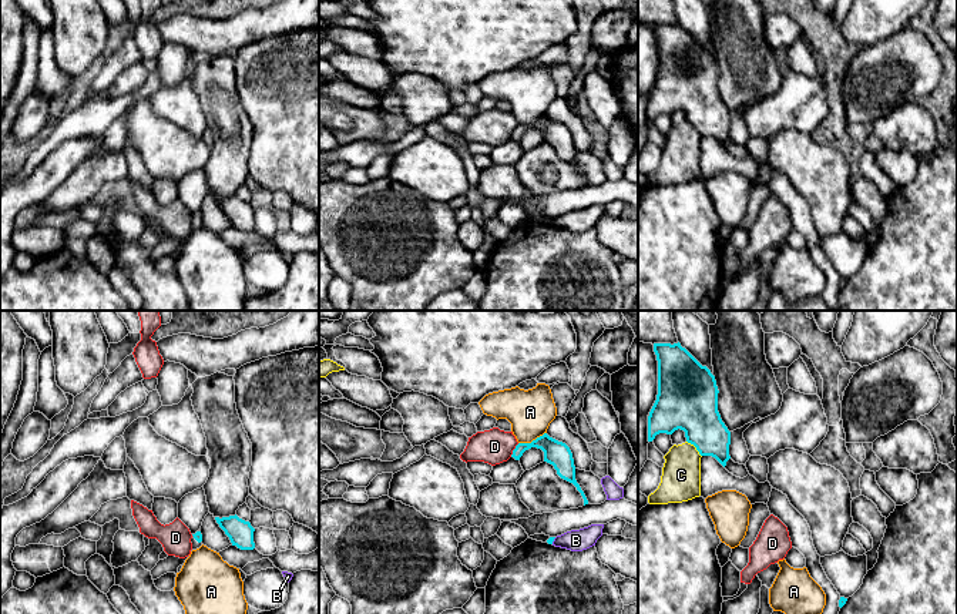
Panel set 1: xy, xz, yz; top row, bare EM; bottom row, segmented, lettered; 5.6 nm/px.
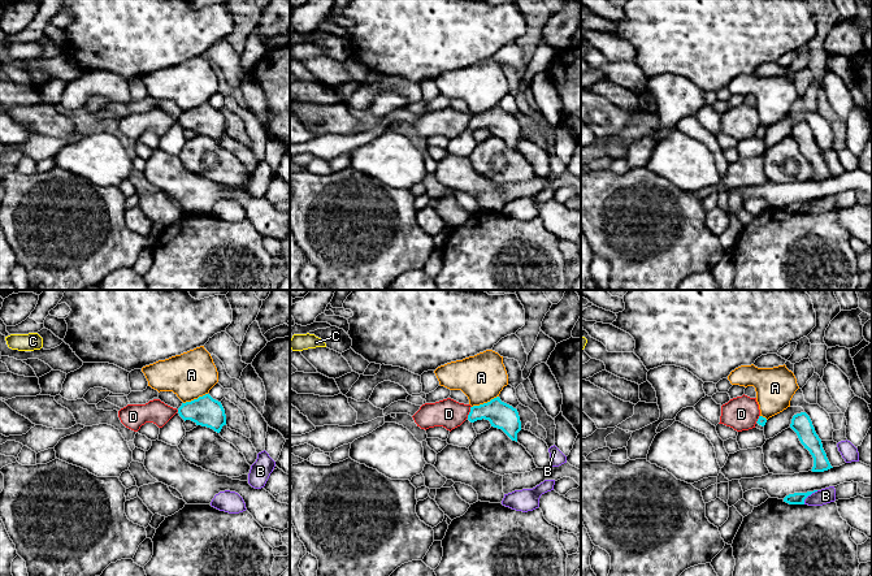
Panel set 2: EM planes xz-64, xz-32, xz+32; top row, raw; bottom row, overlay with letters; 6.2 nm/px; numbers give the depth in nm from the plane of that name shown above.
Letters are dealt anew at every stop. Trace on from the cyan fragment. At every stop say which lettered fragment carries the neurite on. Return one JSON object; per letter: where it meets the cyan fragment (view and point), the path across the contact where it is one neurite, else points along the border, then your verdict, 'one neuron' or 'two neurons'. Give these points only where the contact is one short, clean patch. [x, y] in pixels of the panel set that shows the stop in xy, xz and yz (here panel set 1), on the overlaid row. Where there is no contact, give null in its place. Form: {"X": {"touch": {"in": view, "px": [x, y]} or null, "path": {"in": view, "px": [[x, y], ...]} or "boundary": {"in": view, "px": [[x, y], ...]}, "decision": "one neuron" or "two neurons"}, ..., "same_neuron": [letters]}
{"A": {"touch": {"in": "xz", "px": [533, 440]}, "decision": "two neurons"}, "B": {"touch": {"in": "xz", "px": [553, 540]}, "boundary": {"in": "xz", "px": [[556, 537], [551, 543]]}, "decision": "two neurons"}, "C": {"touch": {"in": "yz", "px": [695, 446]}, "boundary": {"in": "yz", "px": [[687, 440], [701, 456]]}, "decision": "two neurons"}, "D": {"touch": {"in": "xz", "px": [513, 450]}, "boundary": {"in": "xz", "px": [[519, 443], [510, 456]]}, "decision": "two neurons"}, "same_neuron": []}

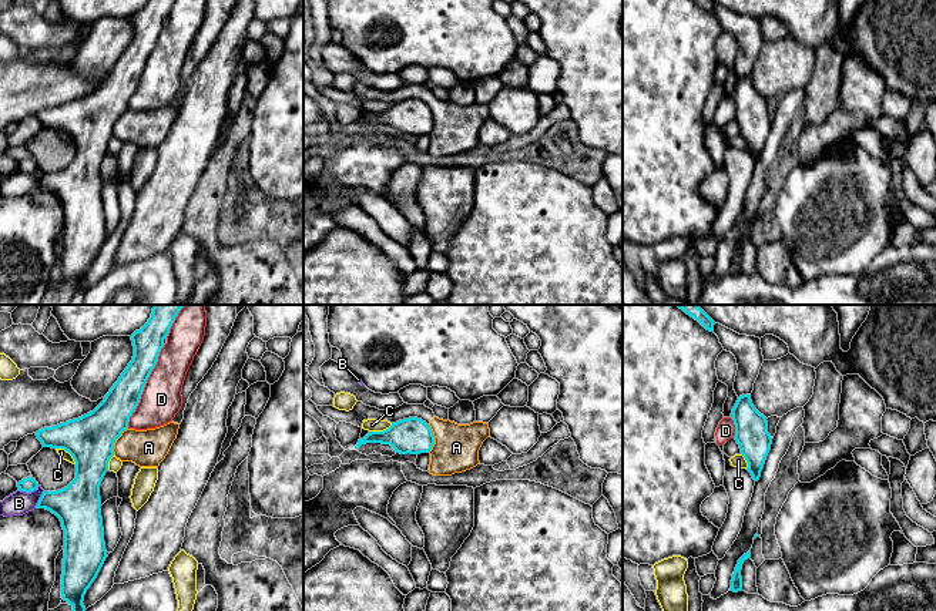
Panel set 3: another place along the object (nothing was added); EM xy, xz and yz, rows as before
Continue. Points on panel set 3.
{"A": {"touch": {"in": "xy", "px": [114, 442]}, "decision": "one neuron"}, "B": {"touch": {"in": "xy", "px": [29, 492]}, "decision": "two neurons"}, "C": {"touch": {"in": "xy", "px": [67, 450]}, "decision": "two neurons"}, "D": {"touch": {"in": "xy", "px": [144, 386]}, "decision": "two neurons"}, "same_neuron": ["A"]}

